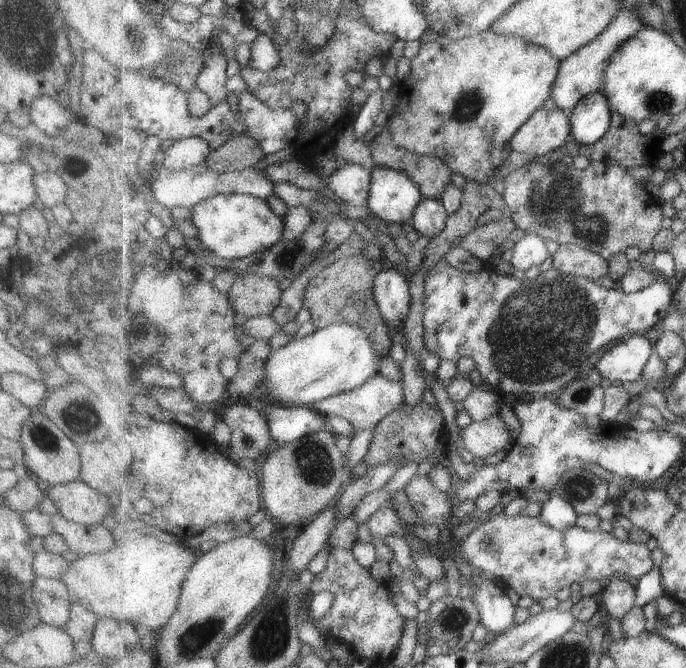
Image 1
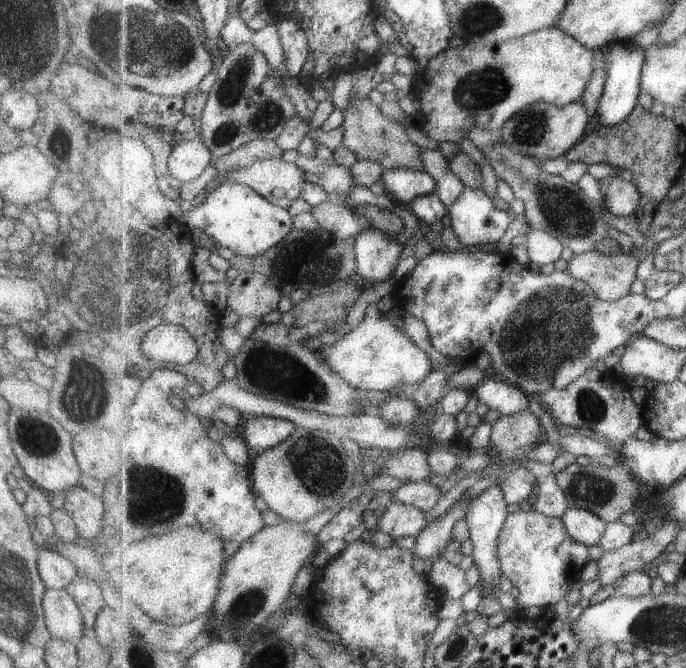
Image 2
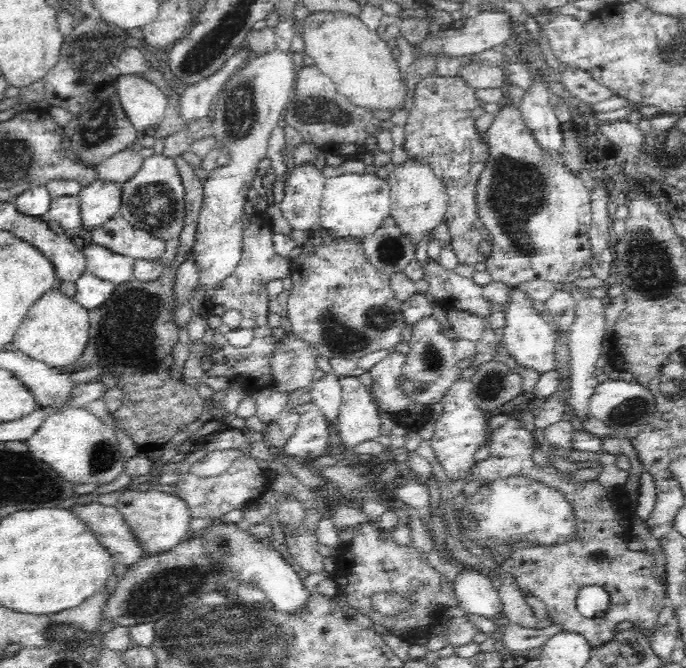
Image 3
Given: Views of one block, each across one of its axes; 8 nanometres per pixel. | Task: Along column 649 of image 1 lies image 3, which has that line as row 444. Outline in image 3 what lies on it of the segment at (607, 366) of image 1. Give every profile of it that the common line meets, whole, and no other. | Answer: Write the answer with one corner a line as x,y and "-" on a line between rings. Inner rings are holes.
357,377
340,379
341,393
336,424
344,454
356,451
356,446
376,442
380,438
380,410
372,401
370,390

